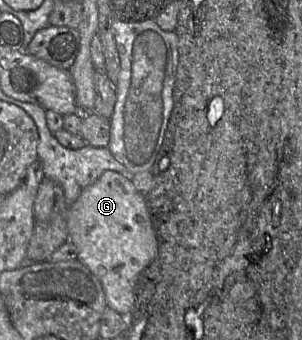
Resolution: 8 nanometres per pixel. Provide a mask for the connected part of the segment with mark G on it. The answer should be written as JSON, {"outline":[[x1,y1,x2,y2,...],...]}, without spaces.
{"outline":[[107,170,68,208,67,228,68,241,76,247,77,259,102,284,107,306,123,316,129,316,135,305,135,280,158,253,158,241,146,197,135,189,129,178]]}

